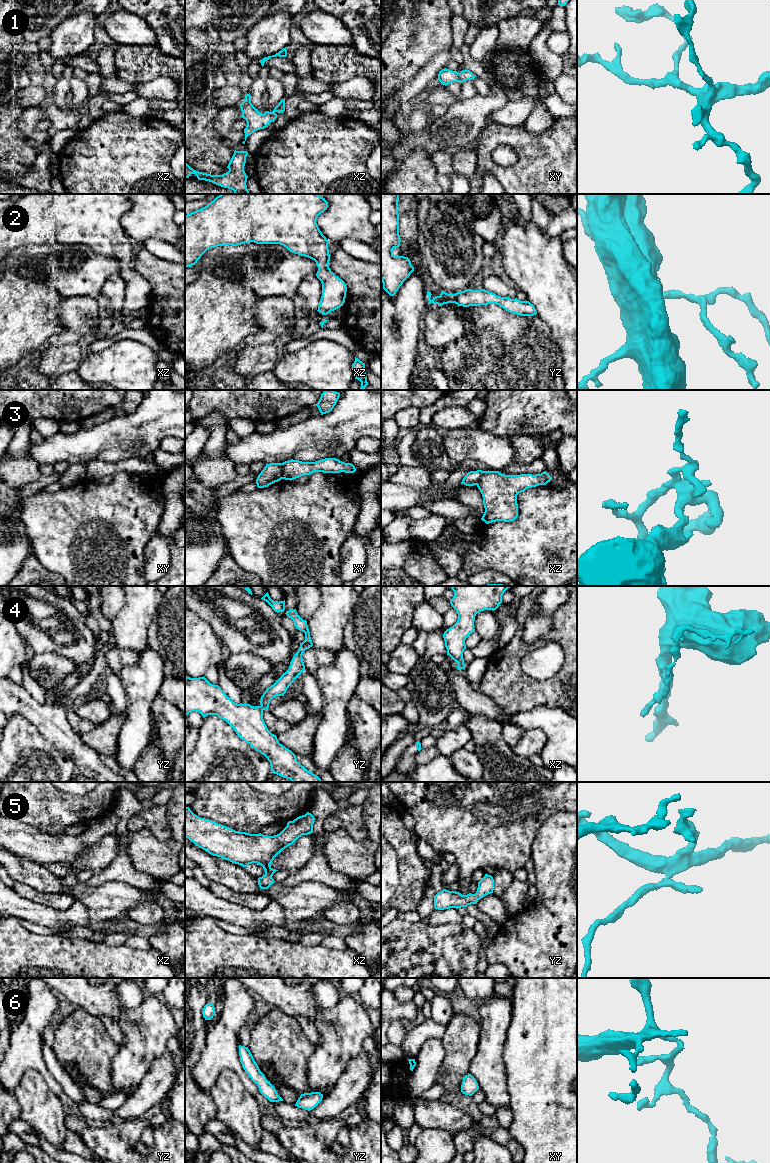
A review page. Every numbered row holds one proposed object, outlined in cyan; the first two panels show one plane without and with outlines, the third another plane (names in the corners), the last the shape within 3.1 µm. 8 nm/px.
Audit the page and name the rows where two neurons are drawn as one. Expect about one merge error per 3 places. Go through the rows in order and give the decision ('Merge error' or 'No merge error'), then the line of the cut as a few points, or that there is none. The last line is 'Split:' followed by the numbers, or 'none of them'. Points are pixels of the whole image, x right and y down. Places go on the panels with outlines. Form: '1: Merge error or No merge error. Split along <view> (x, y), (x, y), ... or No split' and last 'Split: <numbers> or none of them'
1: No merge error. No split
2: No merge error. No split
3: Merge error. Split along xy (281, 463), (282, 478)
4: Merge error. Split along yz (260, 706), (263, 709)
5: No merge error. No split
6: No merge error. No split
Split: 3, 4

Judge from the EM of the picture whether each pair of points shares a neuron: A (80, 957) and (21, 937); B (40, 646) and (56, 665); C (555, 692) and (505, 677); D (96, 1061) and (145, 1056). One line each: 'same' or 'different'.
A: same
B: different
C: same
D: different

